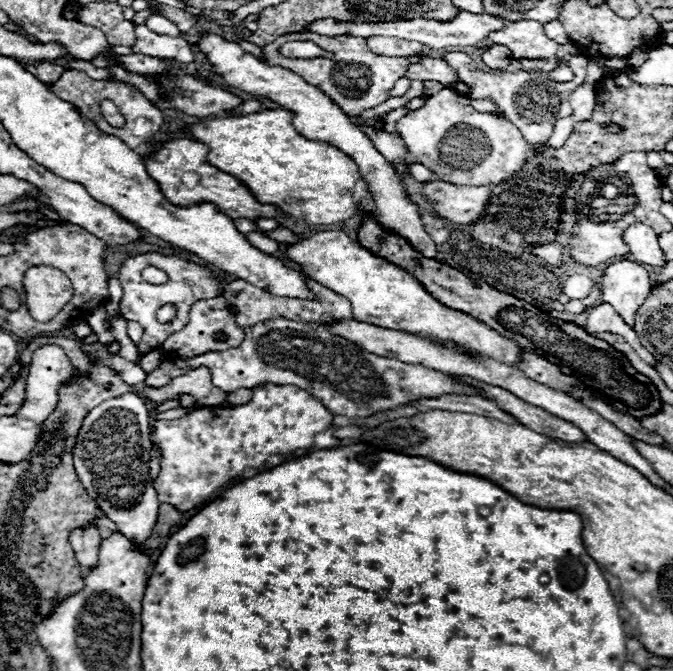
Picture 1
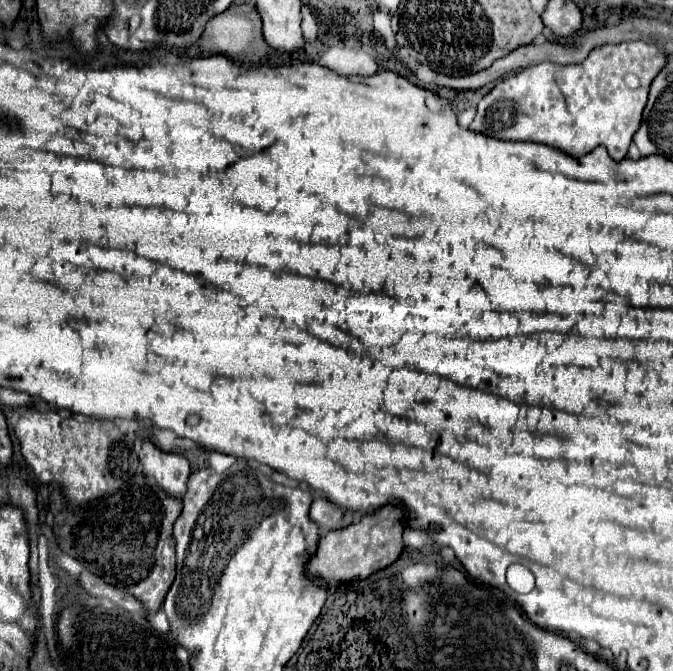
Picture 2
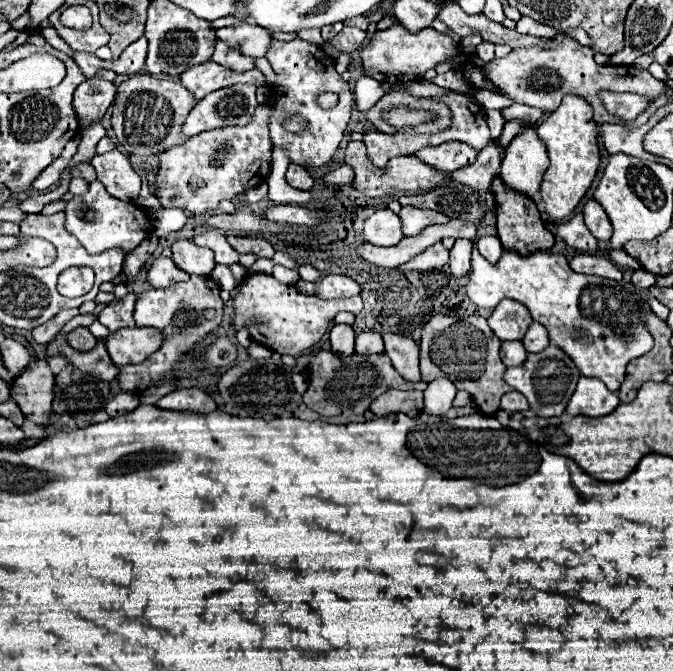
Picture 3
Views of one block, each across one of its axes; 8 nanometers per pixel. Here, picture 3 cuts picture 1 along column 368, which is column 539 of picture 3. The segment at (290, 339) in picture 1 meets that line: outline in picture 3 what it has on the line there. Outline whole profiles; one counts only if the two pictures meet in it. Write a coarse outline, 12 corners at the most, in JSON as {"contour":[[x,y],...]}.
{"contour":[[560,348],[528,354],[504,380],[536,416],[562,416],[580,372]]}

